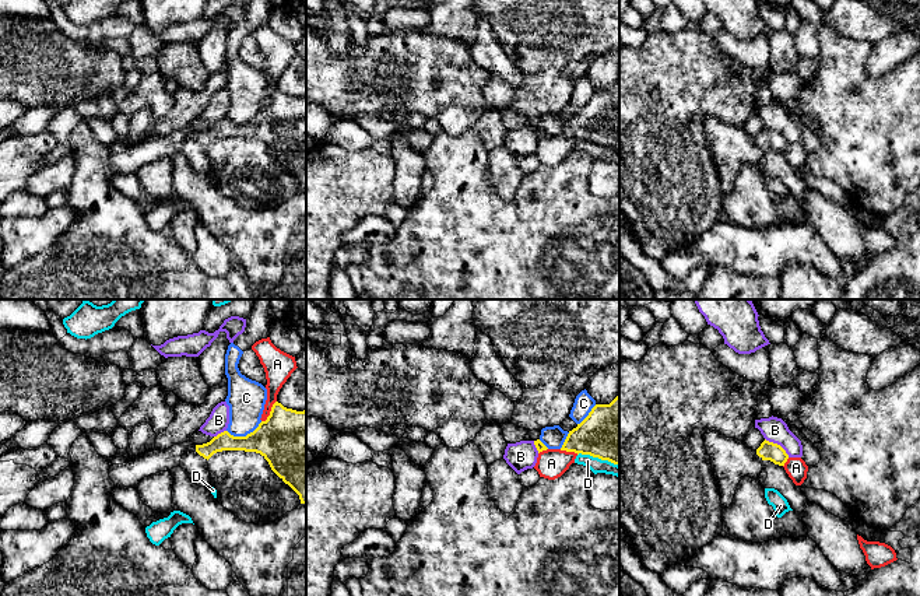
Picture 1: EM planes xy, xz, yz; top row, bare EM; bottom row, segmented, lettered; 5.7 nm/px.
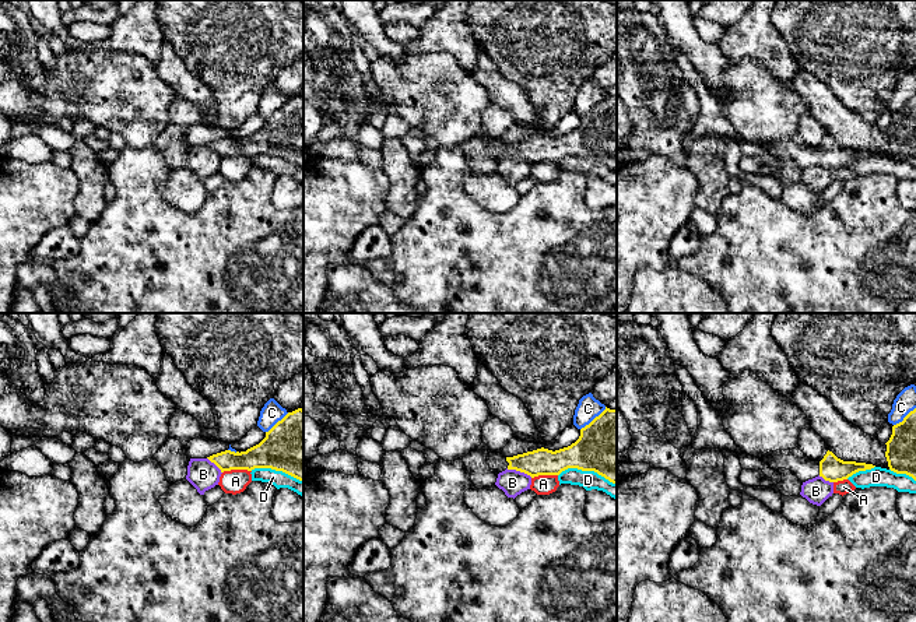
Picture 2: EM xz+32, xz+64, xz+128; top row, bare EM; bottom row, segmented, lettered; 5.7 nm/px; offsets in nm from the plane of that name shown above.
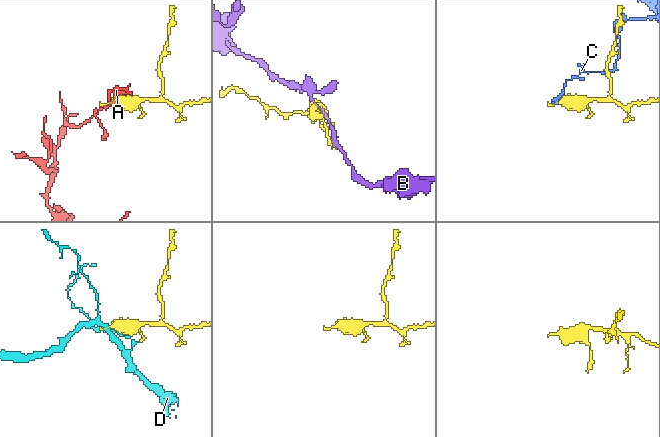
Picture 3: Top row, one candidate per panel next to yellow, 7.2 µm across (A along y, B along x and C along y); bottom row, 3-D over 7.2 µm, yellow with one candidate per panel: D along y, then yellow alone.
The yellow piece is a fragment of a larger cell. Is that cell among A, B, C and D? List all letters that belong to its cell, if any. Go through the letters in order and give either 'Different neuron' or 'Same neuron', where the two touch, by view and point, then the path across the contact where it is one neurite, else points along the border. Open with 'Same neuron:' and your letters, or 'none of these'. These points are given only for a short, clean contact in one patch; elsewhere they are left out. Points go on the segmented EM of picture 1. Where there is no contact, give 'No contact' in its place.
Same neuron: none of these
A: Different neuron. Touches yellow at xy (270, 412)
B: Different neuron. Touches yellow at yz (776, 444). Boundary: yz (765, 438), (776, 442), (789, 456)
C: Different neuron. Touches yellow at xy (243, 437)
D: Different neuron. Touches yellow at xz (599, 458)

